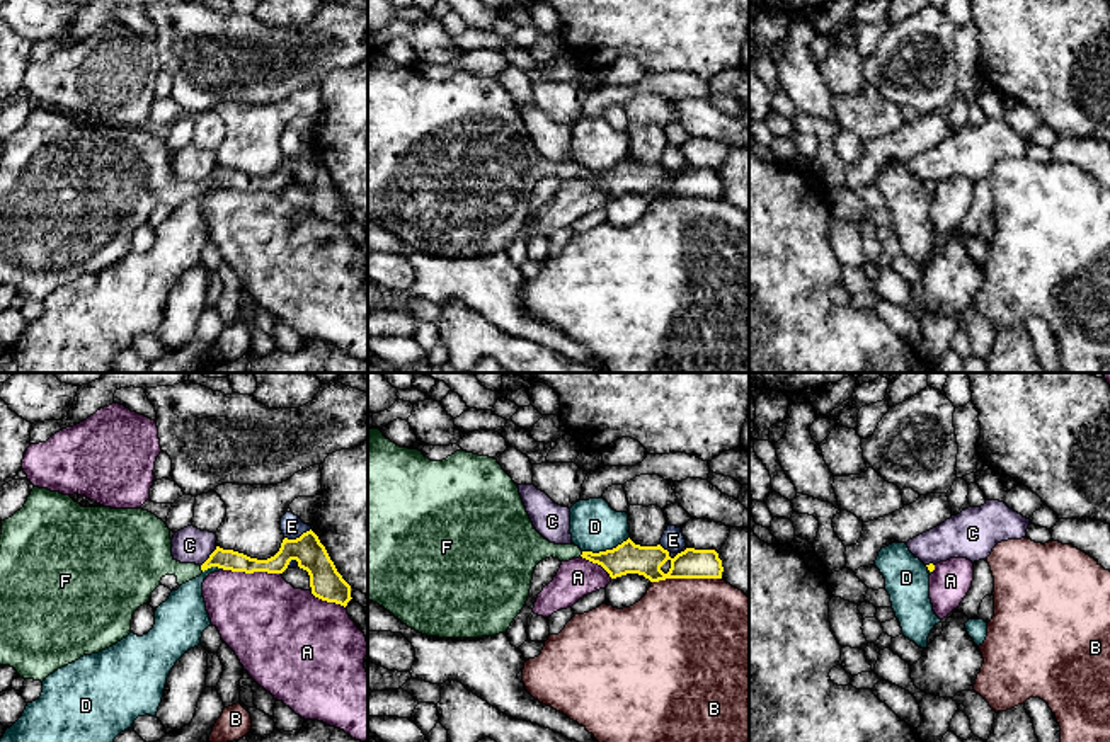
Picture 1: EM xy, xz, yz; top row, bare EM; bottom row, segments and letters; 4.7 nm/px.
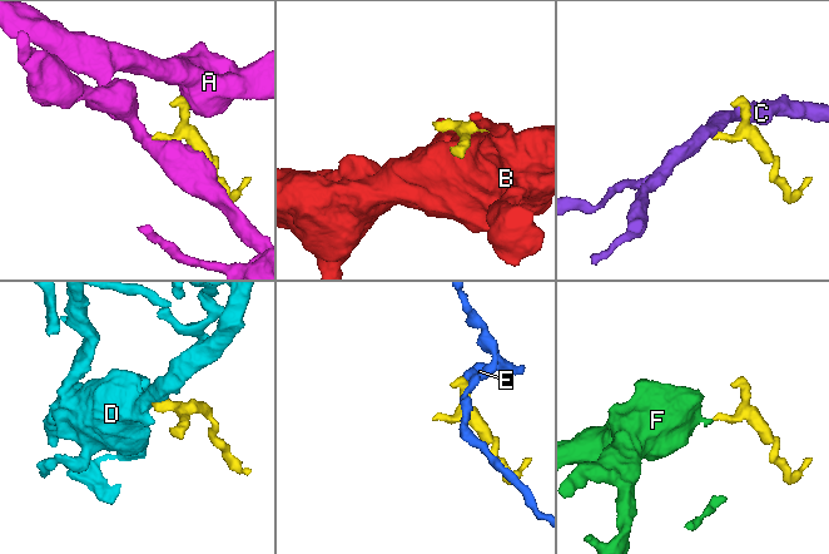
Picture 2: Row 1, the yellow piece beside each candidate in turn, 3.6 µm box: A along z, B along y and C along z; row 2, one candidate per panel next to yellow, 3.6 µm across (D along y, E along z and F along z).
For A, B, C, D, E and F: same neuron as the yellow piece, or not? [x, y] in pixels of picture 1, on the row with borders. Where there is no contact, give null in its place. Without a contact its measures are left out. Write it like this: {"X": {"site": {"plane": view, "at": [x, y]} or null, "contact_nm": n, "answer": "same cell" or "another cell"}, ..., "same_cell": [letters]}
{"A": {"site": {"plane": "xy", "at": [252, 572]}, "contact_nm": 280, "answer": "another cell"}, "B": {"site": {"plane": "xz", "at": [686, 577]}, "contact_nm": 320, "answer": "another cell"}, "C": {"site": {"plane": "xy", "at": [210, 557]}, "contact_nm": 120, "answer": "another cell"}, "D": {"site": {"plane": "xz", "at": [606, 550]}, "contact_nm": 240, "answer": "another cell"}, "E": {"site": {"plane": "xy", "at": [297, 538]}, "contact_nm": 140, "answer": "another cell"}, "F": {"site": {"plane": "xy", "at": [201, 569]}, "contact_nm": 40, "answer": "same cell"}, "same_cell": ["F"]}

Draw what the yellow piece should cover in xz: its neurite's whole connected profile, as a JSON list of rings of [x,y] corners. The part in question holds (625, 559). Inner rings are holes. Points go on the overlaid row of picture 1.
[[[368,429],[368,602],[373,601],[390,611],[395,618],[398,618],[409,628],[427,635],[427,636],[439,636],[439,638],[482,638],[482,636],[495,636],[499,633],[506,633],[514,618],[524,608],[535,567],[545,558],[558,558],[560,562],[569,562],[572,558],[586,558],[592,563],[601,565],[611,579],[627,575],[627,574],[638,574],[649,579],[650,582],[659,582],[666,579],[722,579],[722,560],[715,550],[695,550],[686,548],[684,551],[678,553],[674,558],[669,556],[669,551],[664,550],[661,545],[657,546],[640,546],[635,545],[630,538],[618,545],[613,550],[592,553],[582,551],[575,545],[555,545],[545,539],[533,526],[523,499],[519,495],[518,485],[512,478],[502,470],[497,459],[489,456],[478,456],[466,451],[456,451],[455,454],[448,456],[443,461],[431,461],[422,454],[419,449],[400,448],[390,439],[383,436],[380,429]]]

